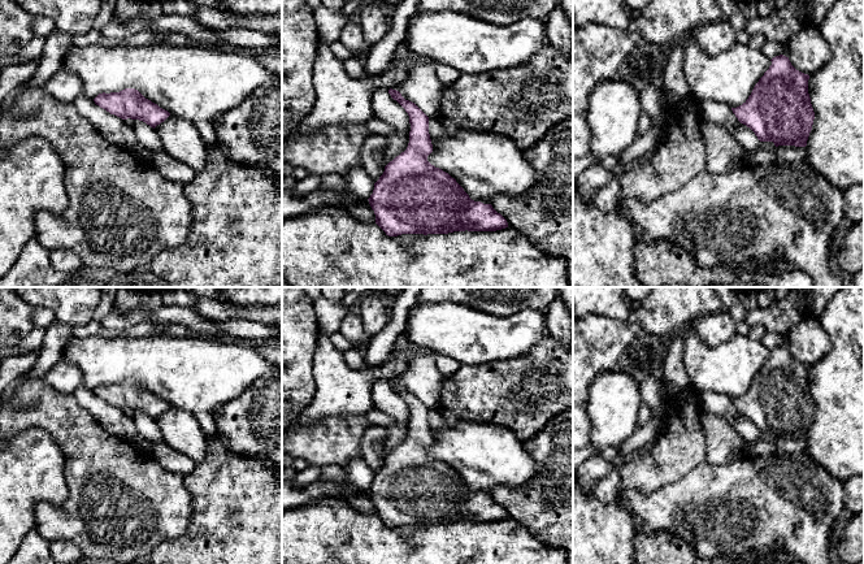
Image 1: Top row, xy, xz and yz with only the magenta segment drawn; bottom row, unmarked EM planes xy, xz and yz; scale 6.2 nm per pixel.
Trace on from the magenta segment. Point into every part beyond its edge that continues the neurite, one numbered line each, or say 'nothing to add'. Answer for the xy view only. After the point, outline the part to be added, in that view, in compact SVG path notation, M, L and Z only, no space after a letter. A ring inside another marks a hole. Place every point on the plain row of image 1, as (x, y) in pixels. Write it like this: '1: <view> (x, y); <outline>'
nothing to add

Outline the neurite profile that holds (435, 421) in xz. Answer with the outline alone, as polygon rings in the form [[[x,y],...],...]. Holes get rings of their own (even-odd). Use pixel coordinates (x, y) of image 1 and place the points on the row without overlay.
[[[438,408],[429,409],[429,425],[433,434],[437,434],[444,425],[444,418],[440,416]]]

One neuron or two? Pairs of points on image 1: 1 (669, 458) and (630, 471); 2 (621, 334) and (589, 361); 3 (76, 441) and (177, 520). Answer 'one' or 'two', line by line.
1: one
2: one
3: one

